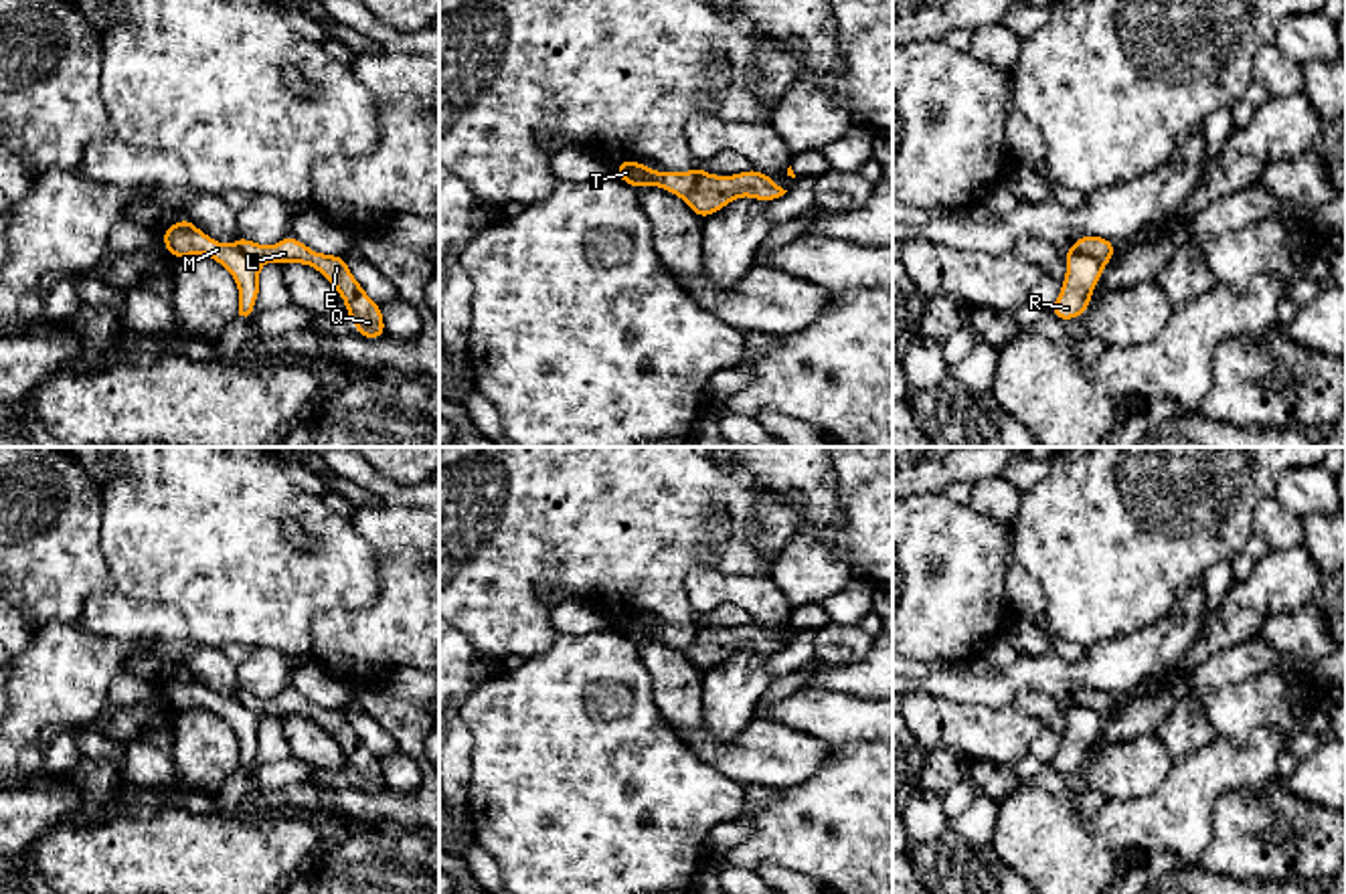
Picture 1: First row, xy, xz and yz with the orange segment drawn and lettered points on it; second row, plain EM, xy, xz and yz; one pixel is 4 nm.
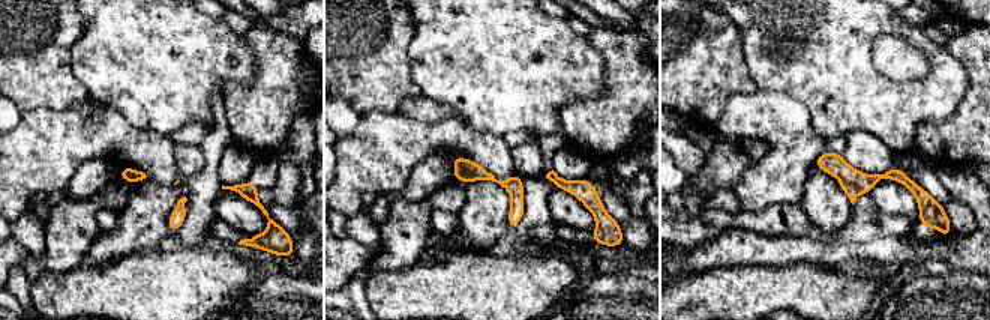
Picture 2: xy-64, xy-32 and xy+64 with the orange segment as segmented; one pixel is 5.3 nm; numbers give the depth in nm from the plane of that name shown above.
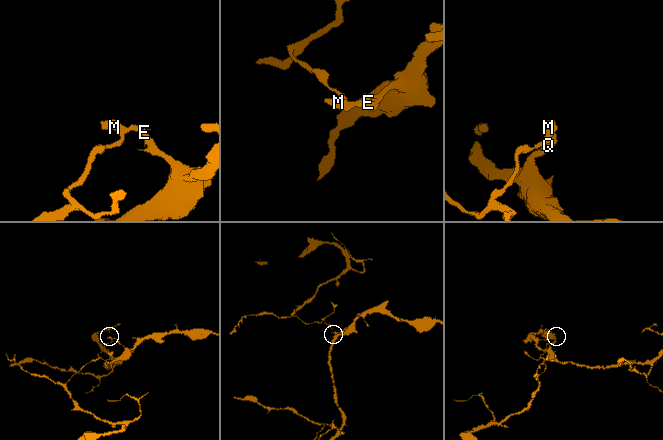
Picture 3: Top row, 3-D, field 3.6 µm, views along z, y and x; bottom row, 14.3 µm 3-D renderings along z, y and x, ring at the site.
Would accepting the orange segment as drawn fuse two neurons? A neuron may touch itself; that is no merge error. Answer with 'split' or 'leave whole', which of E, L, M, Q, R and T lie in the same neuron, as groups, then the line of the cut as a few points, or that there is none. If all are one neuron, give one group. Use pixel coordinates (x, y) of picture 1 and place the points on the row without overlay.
split; E L Q / M R T; cut in yz along (1071, 700), (1102, 719)

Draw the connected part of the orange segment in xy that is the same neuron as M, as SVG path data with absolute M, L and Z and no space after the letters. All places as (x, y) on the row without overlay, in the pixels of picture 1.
M170 678L162 686L166 704L176 712L206 708L219 714L239 740L239 769L249 769L259 750L259 716L235 698L223 698L198 682Z

